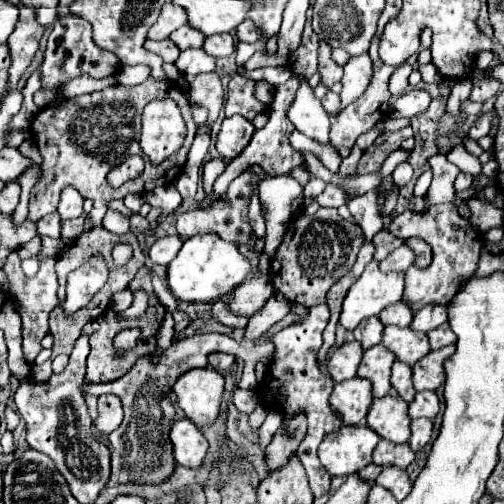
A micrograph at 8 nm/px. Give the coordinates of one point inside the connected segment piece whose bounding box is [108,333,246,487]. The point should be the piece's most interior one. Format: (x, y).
(141, 452)

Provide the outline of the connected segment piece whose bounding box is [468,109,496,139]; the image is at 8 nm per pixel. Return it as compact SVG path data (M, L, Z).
M490 109L490 111L486 111L486 113L482 113L478 119L476 119L476 123L470 127L470 137L472 139L480 139L480 137L486 137L486 135L490 135L490 131L492 131L492 119L494 119L494 115L496 115L496 111L494 109Z

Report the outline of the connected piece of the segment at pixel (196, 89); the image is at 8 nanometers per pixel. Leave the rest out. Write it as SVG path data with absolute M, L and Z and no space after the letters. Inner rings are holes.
M214 71L214 73L198 75L190 85L188 99L192 103L208 107L208 111L210 111L208 125L212 125L216 121L216 117L218 117L218 111L222 109L222 103L224 103L224 89L222 89L218 73Z

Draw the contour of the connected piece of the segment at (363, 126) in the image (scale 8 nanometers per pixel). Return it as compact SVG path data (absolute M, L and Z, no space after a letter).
M372 41L368 53L370 53L370 57L372 57L372 61L374 61L374 77L372 77L372 81L370 81L370 87L366 89L366 93L364 93L358 101L350 103L350 105L334 119L334 123L332 123L330 141L332 141L332 145L336 145L338 149L340 149L340 147L352 149L358 135L370 131L370 129L376 125L376 121L382 119L384 113L391 113L392 111L389 105L390 91L388 91L388 79L390 79L390 75L394 73L396 67L390 67L390 65L382 63L382 59L378 57L378 41Z

